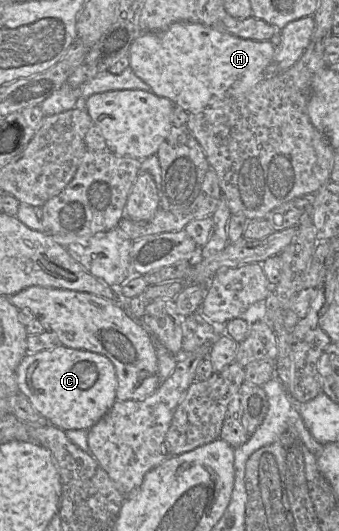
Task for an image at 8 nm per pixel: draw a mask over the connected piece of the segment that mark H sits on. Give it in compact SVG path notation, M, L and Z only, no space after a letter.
M180 21L164 31L142 32L131 44L129 56L130 68L150 86L154 94L168 98L188 113L197 113L217 101L236 98L248 92L268 76L275 50L276 46L270 40L243 39L203 24Z

